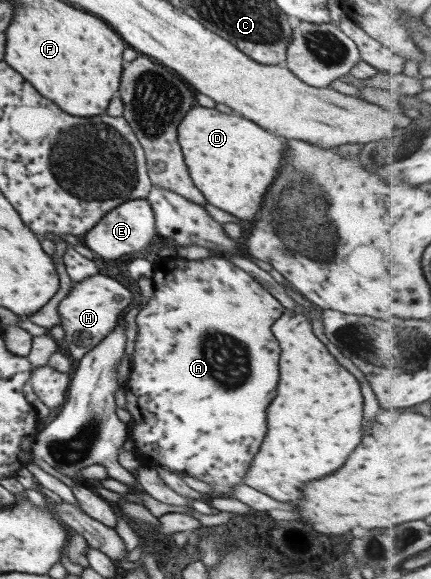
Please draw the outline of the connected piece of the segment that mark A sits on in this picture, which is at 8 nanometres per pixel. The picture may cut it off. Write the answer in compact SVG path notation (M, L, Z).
M162 257L153 263L151 279L154 286L152 298L136 314L136 340L134 341L132 361L130 361L130 374L124 384L125 410L130 414L127 424L128 438L132 441L134 456L140 459L140 465L158 465L168 467L170 470L181 472L184 476L191 476L196 480L202 480L211 485L212 490L205 496L206 499L213 496L231 496L231 488L242 482L242 476L246 468L250 466L252 456L256 454L262 436L266 432L266 406L274 398L274 388L278 382L278 344L274 336L270 334L272 322L278 320L278 316L284 310L283 306L262 288L258 286L248 274L244 274L240 268L232 266L224 258L204 258L204 260L180 260L180 257Z

